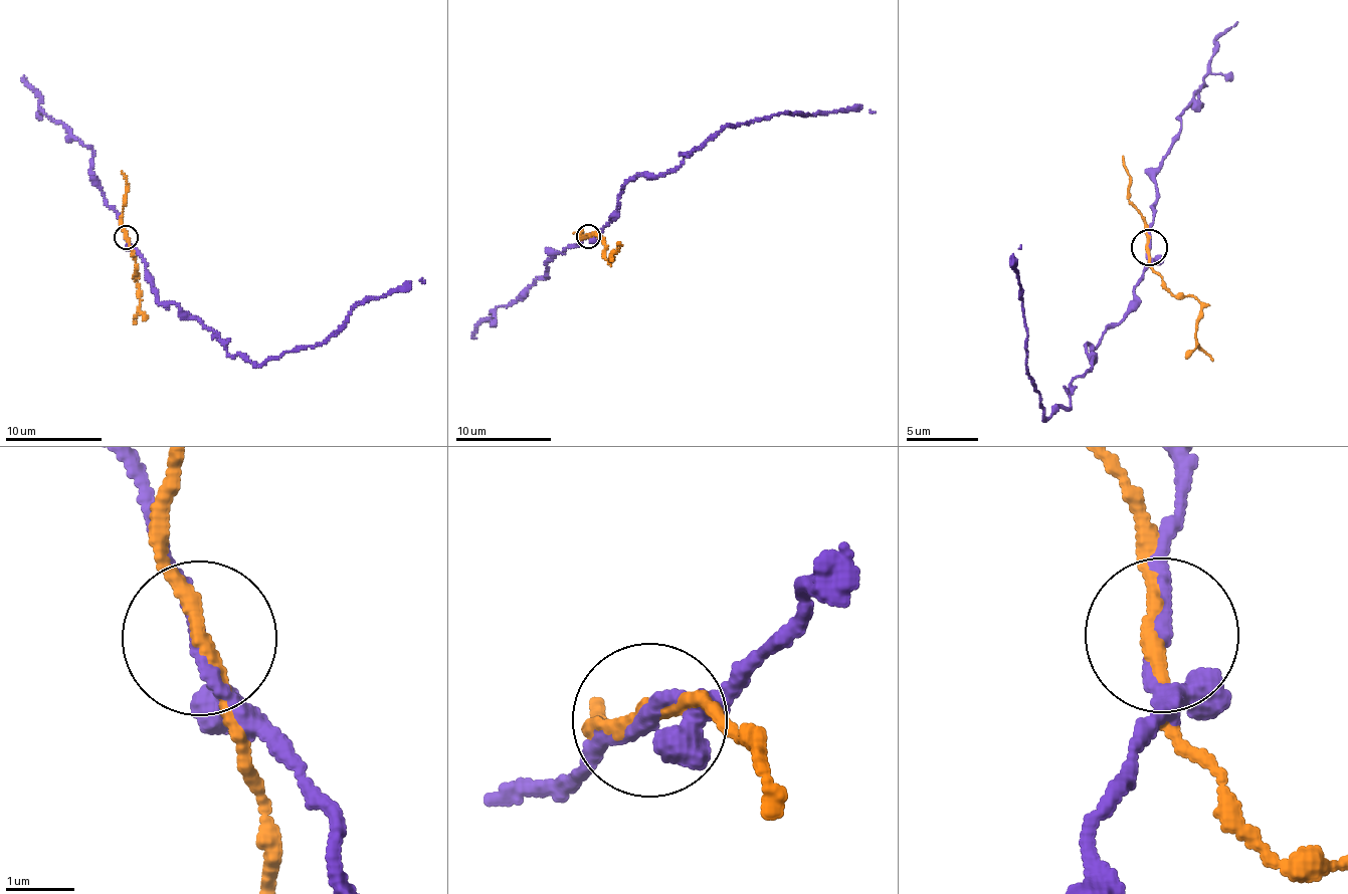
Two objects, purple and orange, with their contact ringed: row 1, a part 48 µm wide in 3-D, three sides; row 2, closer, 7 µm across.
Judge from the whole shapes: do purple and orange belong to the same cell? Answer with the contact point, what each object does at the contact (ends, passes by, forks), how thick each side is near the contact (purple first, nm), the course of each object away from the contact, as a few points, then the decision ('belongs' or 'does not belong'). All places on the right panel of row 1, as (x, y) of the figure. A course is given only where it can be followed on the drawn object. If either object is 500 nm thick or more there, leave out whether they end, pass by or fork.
(1149, 247) | purple passes by | orange passes by | 190/190 nm | purple via (1150, 246), (1136, 304), (1087, 345), (1095, 359), (1073, 381), (1072, 406), (1044, 418), (1012, 254), (1022, 249) | orange via (1147, 246), (1147, 263), (1163, 282), (1199, 303), (1196, 342), (1213, 361) | does not belong

